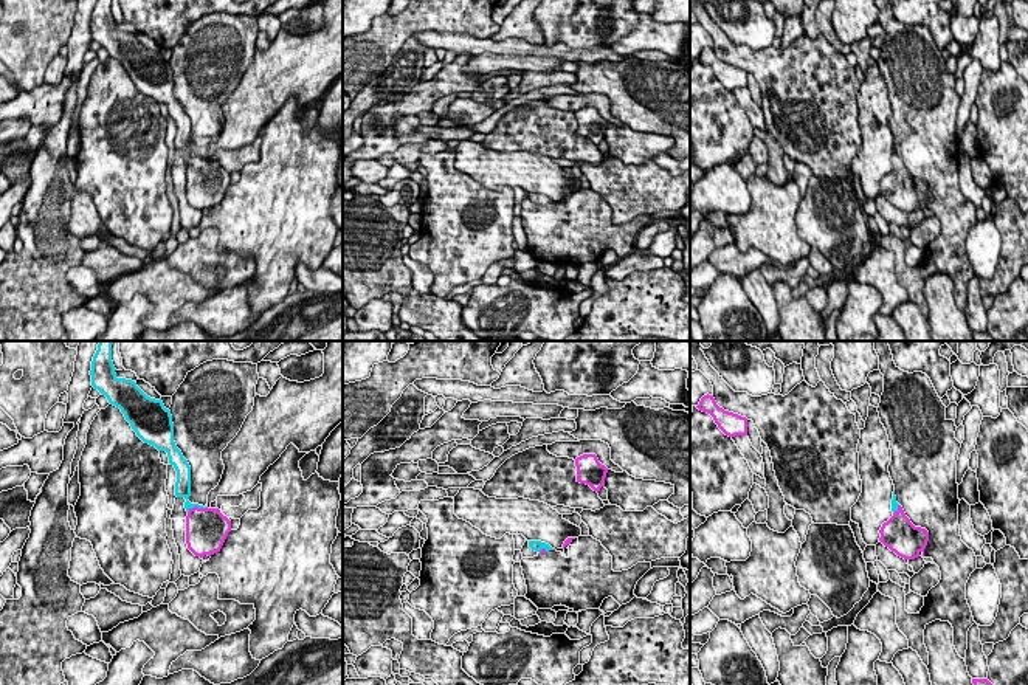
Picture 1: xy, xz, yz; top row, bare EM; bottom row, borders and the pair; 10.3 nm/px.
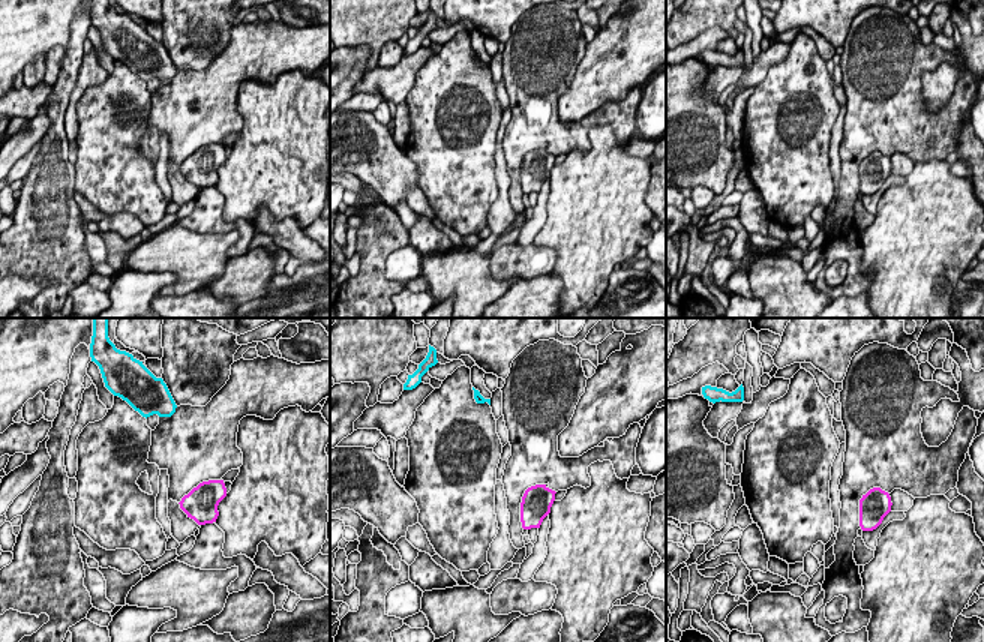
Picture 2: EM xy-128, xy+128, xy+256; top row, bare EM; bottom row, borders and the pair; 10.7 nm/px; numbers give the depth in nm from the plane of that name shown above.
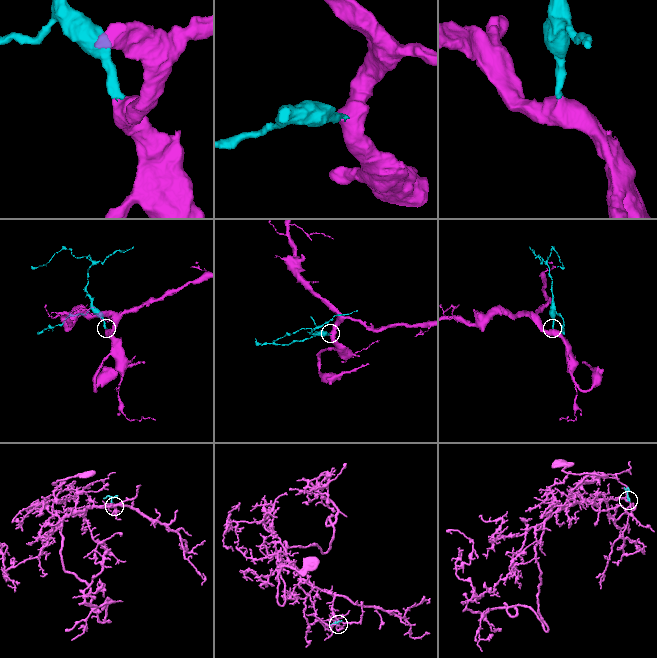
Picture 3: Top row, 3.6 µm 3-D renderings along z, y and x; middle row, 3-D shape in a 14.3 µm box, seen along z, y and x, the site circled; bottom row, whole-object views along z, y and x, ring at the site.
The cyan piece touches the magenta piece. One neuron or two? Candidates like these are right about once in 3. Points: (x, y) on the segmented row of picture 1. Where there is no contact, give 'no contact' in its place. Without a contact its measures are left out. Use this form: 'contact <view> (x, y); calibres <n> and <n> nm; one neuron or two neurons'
contact xy (197, 506); calibres 160 and 420 nm; one neuron

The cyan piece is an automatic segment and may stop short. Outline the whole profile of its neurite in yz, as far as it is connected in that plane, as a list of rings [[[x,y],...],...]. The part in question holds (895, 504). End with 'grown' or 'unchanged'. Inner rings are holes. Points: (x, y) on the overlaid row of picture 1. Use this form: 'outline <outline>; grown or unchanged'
outline [[[893,491],[892,499],[893,516],[882,524],[879,541],[904,559],[915,559],[919,555],[924,556],[924,549],[929,541],[929,532],[921,527],[915,527],[906,516],[902,507],[896,502]]]; grown

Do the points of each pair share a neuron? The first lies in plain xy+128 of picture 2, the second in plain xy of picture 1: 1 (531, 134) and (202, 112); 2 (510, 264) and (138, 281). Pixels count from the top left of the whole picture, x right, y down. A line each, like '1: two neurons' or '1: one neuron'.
1: one neuron
2: two neurons

